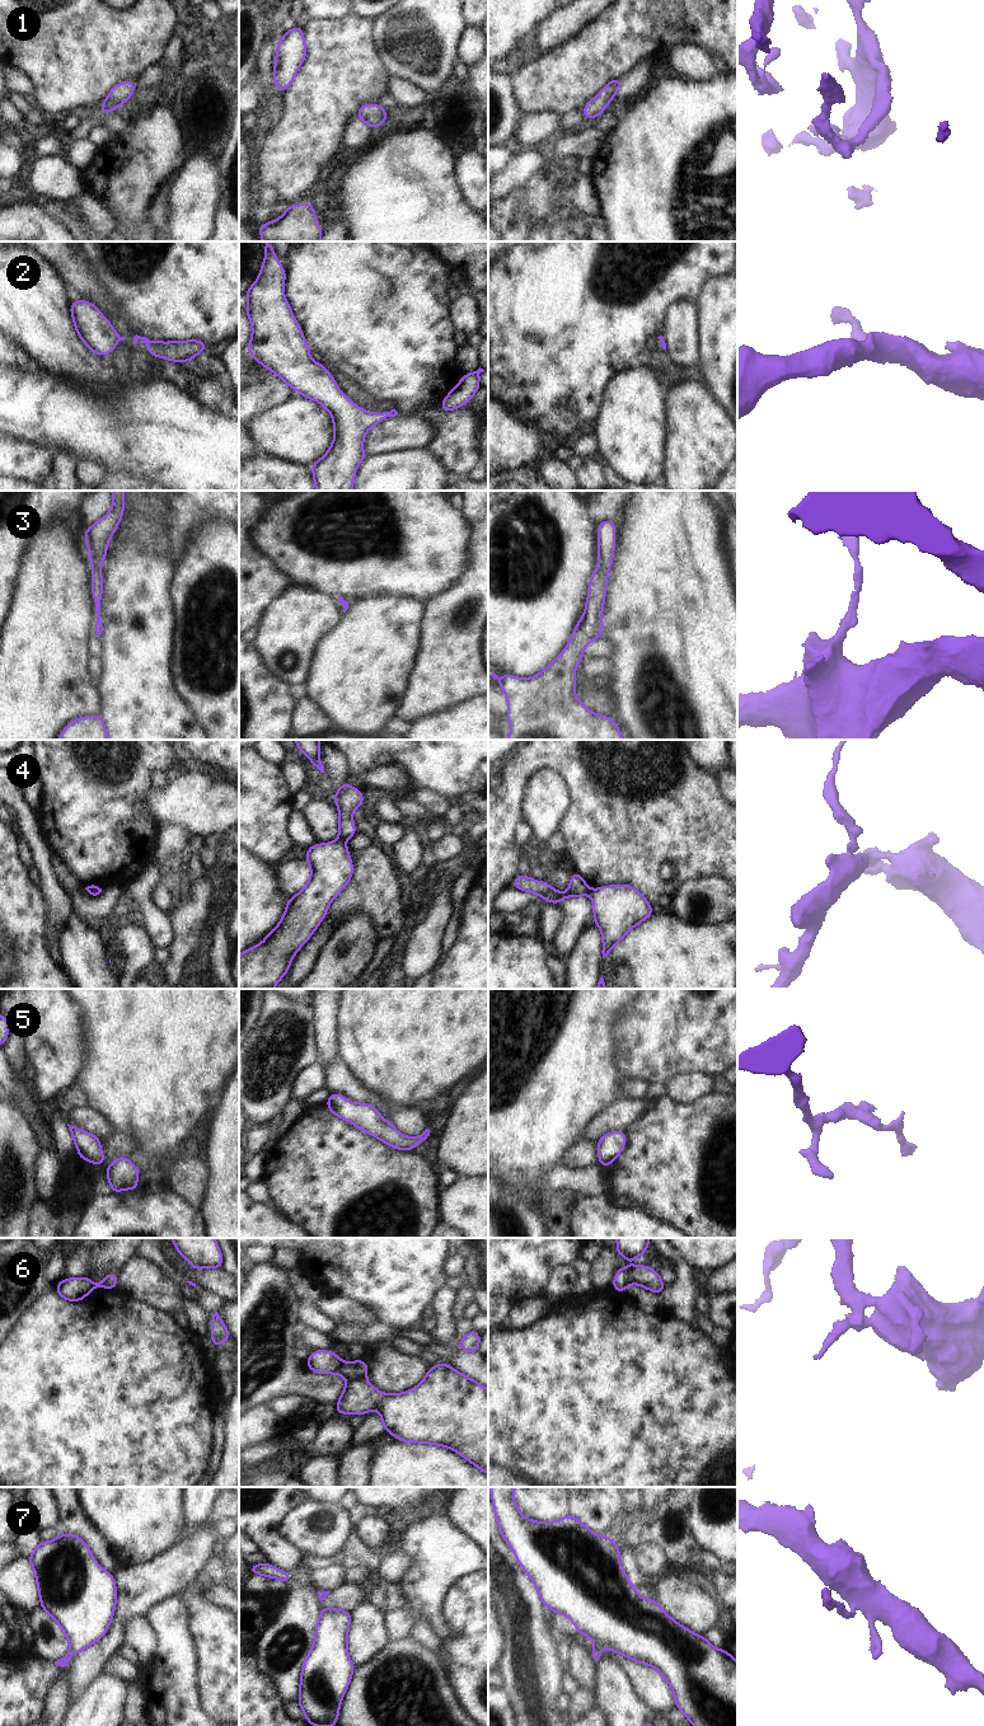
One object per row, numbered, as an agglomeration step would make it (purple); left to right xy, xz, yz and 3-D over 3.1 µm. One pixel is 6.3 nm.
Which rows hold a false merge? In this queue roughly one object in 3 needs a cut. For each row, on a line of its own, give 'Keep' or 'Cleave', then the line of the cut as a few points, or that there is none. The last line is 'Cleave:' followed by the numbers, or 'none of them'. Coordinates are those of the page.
1: Keep. No split
2: Keep. No split
3: Keep. No split
4: Cleave. Split along xz (340, 839), (343, 843)
5: Keep. No split
6: Cleave. Split along xz (342, 1361), (336, 1372)
7: Keep. No split
Cleave: 4, 6.

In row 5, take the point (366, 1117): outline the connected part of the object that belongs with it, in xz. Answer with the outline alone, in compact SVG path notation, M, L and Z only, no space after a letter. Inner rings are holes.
M331 1093L325 1104L333 1115L350 1121L357 1129L376 1136L383 1143L398 1150L413 1150L414 1146L423 1143L431 1132L426 1129L417 1138L402 1135L395 1130L392 1122L385 1121L380 1116L380 1112L374 1106L361 1102L351 1103L342 1094Z

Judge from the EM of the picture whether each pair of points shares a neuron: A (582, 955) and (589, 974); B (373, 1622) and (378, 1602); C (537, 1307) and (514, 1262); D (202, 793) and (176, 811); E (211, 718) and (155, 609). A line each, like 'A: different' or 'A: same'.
A: same
B: different
C: different
D: same
E: different

